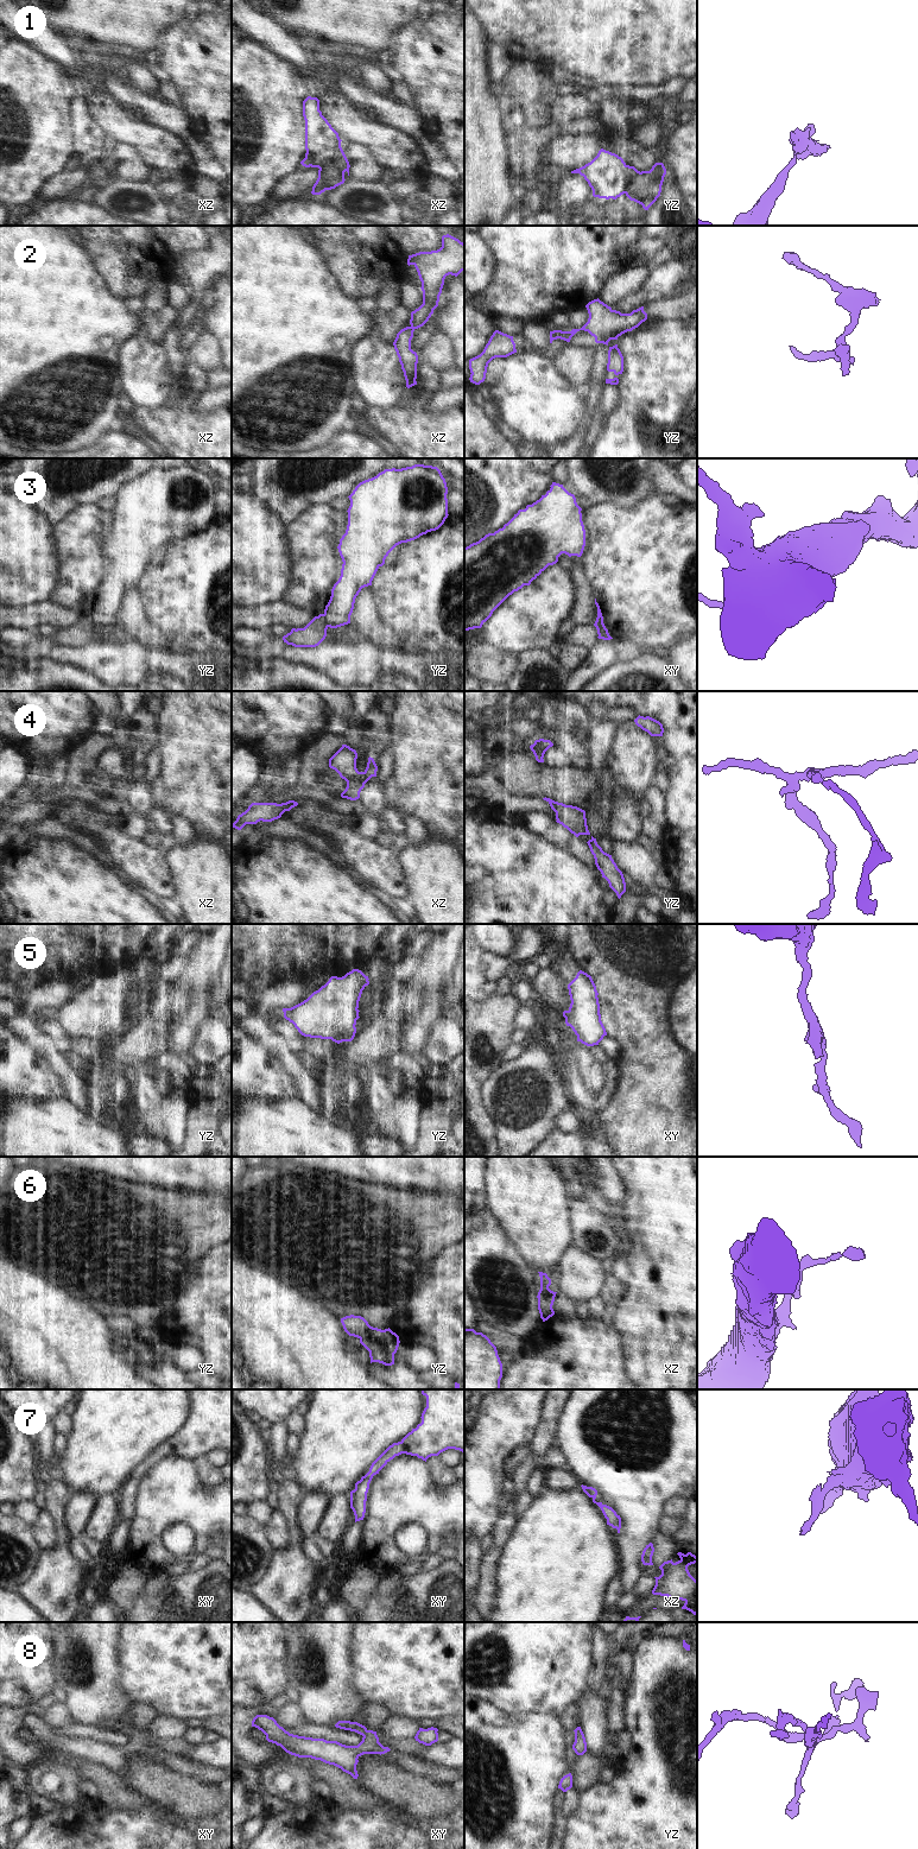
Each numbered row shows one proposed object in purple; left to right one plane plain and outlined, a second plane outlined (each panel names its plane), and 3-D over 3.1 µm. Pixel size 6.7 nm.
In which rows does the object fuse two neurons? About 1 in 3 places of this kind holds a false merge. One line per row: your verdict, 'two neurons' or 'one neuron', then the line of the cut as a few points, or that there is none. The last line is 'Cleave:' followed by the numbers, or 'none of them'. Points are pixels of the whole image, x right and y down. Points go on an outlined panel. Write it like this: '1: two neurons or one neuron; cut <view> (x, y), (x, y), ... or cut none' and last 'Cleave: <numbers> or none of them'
1: two neurons; cut xz (340, 146), (314, 153), (309, 158), (309, 165)
2: one neuron; cut none
3: one neuron; cut none
4: one neuron; cut none
5: one neuron; cut none
6: one neuron; cut none
7: one neuron; cut none
8: one neuron; cut none
Cleave: 1

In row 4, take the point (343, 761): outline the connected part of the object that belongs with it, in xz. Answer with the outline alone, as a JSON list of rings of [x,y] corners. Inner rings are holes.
[[[347,745],[342,747],[329,759],[329,767],[335,770],[342,779],[347,781],[346,790],[341,793],[342,798],[356,800],[365,784],[376,777],[378,766],[373,758],[368,758],[367,767],[363,772],[356,768],[357,753]]]

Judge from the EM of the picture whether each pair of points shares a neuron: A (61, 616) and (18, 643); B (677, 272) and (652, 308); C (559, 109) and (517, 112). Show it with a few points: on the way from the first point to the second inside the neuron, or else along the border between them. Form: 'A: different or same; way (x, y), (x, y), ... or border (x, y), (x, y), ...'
A: different; border (12, 627), (23, 627), (29, 631)
B: different; border (664, 296), (649, 302), (644, 306)
C: different; border (558, 96), (554, 103), (550, 118), (561, 126)

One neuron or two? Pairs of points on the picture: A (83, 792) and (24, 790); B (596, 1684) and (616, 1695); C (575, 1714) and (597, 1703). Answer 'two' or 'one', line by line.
A: one
B: two
C: two

